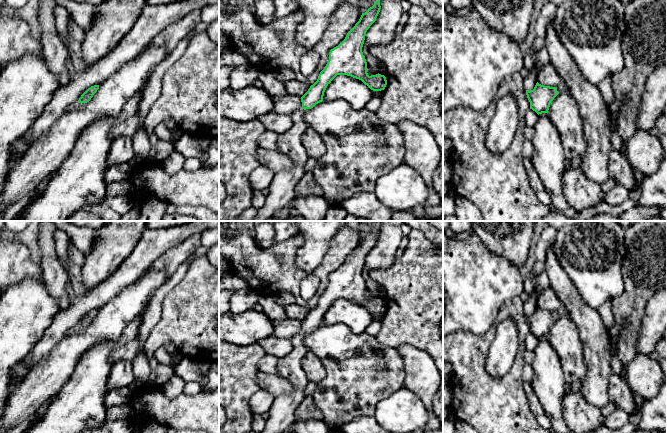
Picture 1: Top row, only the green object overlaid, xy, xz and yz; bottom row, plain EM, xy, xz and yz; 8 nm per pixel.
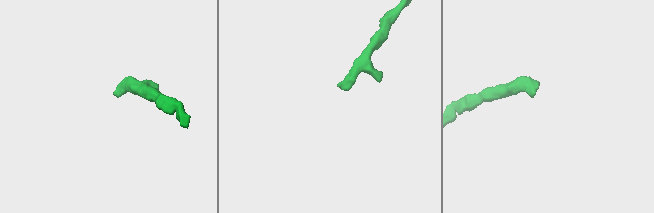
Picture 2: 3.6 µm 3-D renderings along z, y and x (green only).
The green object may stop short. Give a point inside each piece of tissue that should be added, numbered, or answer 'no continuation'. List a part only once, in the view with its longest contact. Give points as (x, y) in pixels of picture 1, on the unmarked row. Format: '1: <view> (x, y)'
1: yz (562, 311)

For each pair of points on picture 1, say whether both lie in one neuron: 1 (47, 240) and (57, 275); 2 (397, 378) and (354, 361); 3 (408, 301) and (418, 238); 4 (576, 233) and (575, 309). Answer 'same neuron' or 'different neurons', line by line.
1: same neuron
2: same neuron
3: same neuron
4: different neurons

